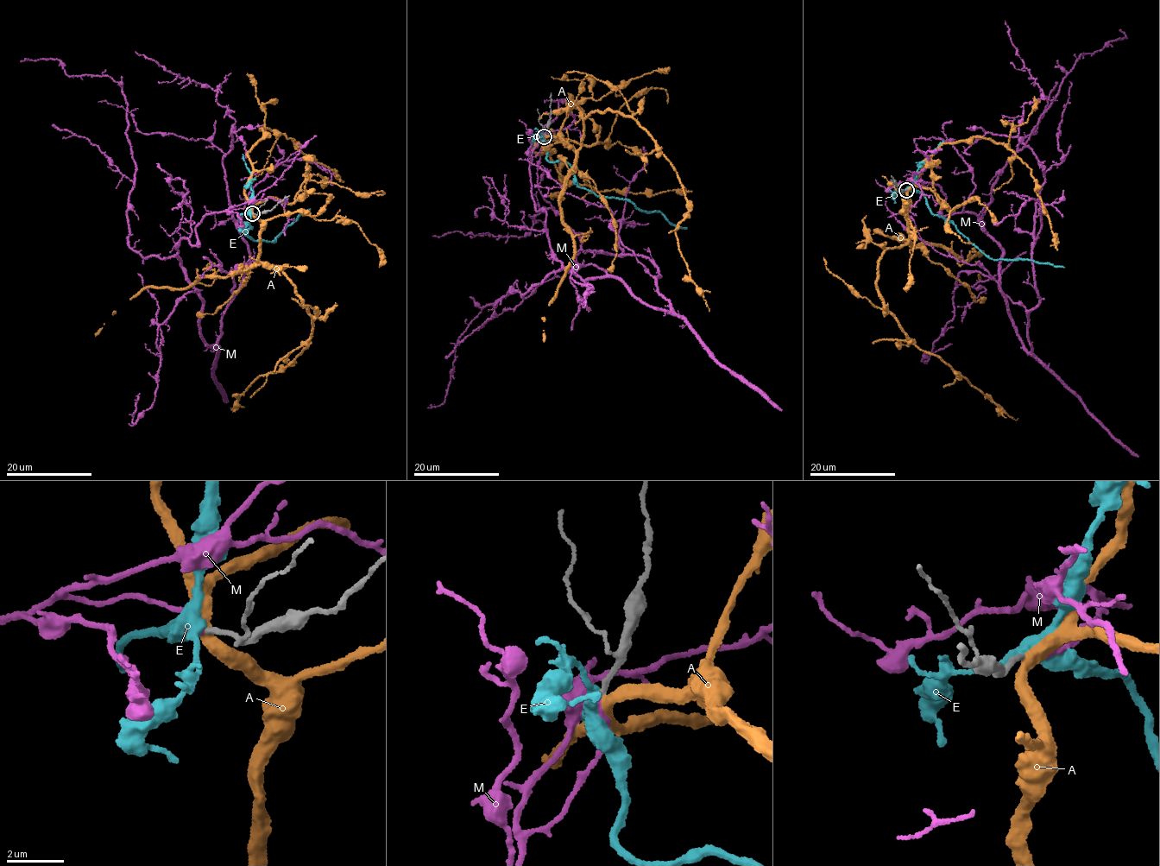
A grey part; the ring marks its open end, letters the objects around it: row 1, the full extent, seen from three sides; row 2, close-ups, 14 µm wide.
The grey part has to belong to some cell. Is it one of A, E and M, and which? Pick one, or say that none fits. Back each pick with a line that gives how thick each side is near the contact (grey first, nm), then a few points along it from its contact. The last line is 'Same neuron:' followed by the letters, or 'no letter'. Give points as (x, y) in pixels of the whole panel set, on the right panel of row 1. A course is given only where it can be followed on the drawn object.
M: Thickness 180 nm (grey) against 170 nm. Its course: (906, 189), (937, 185), (943, 216), (1001, 247), (1030, 354), (1044, 174), (1018, 131), (1043, 92), (1005, 21)
Same neuron: M

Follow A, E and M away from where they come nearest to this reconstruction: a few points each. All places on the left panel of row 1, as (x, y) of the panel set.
A: (252, 213), (261, 223), (259, 261), (291, 281), (313, 325), (307, 347), (292, 363), (261, 376), (230, 407)
E: (252, 213), (246, 211), (239, 216), (251, 227), (243, 231), (255, 241), (274, 241), (286, 226), (309, 209)
M: (252, 213), (178, 246), (209, 345), (247, 269), (235, 119), (135, 51)

